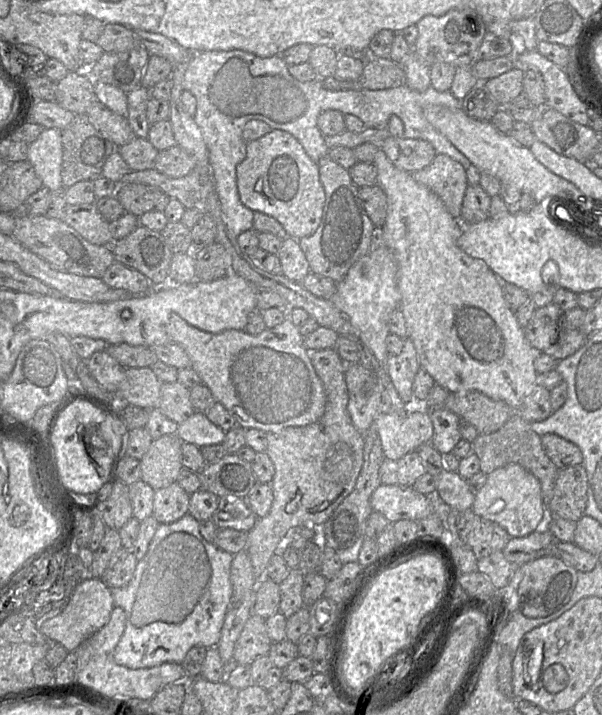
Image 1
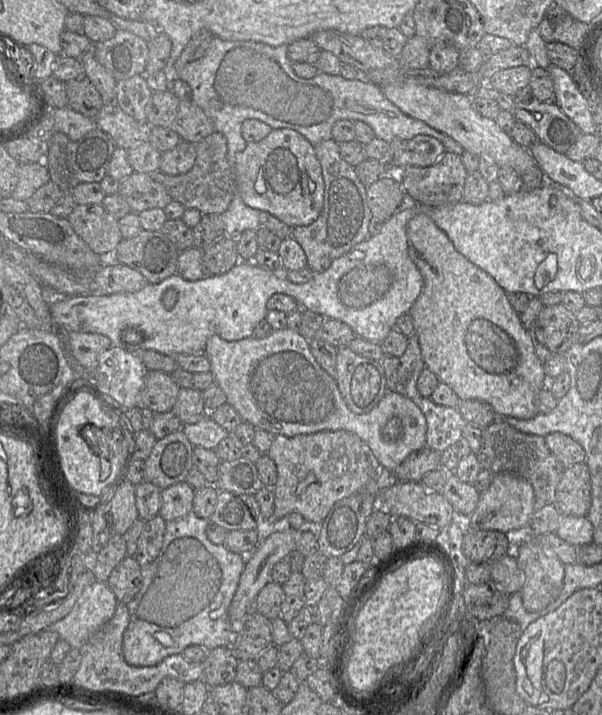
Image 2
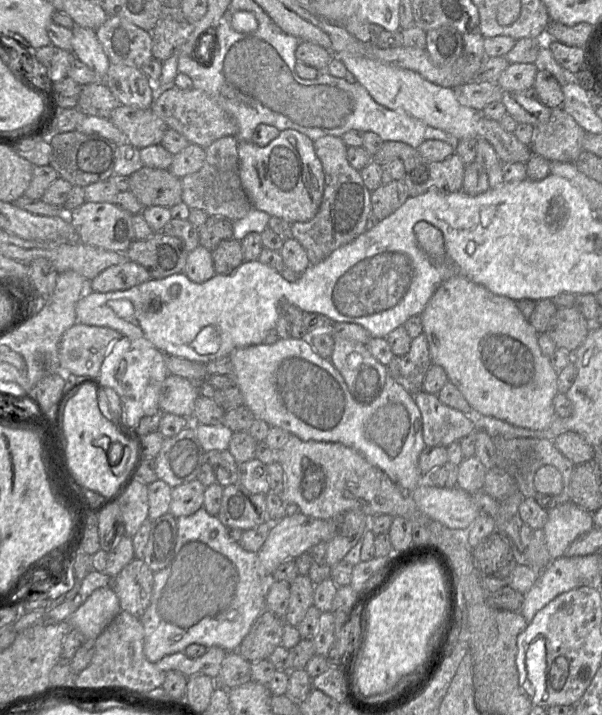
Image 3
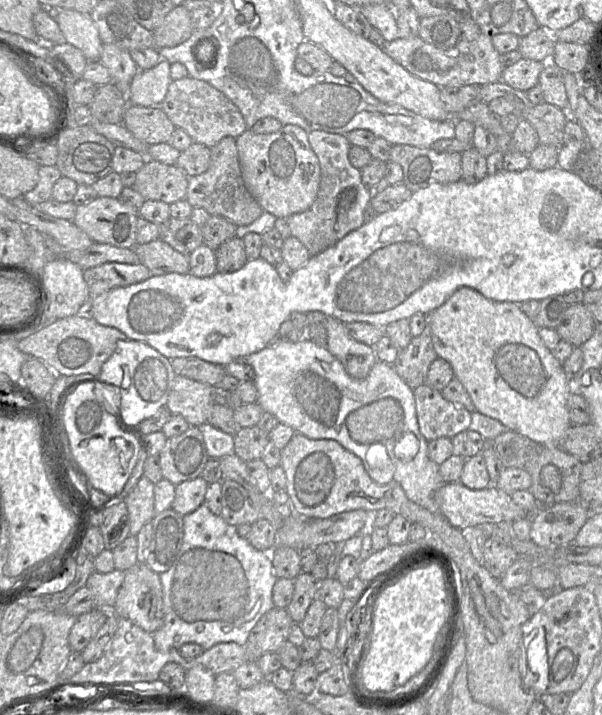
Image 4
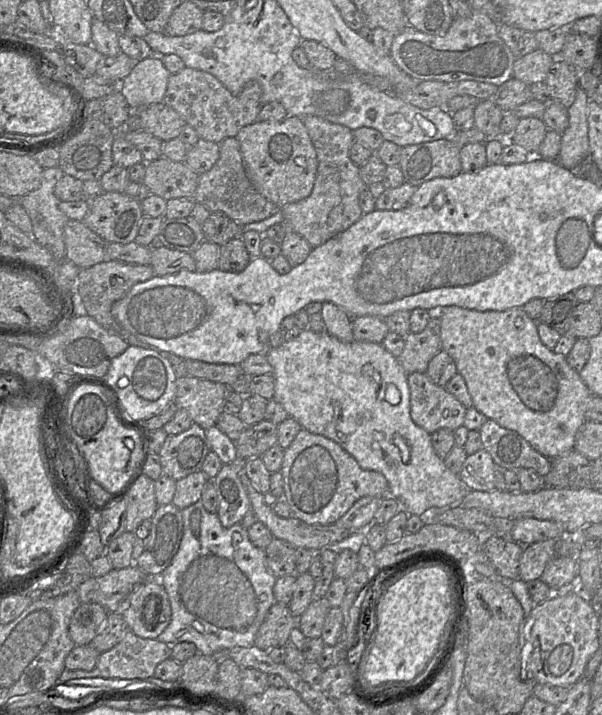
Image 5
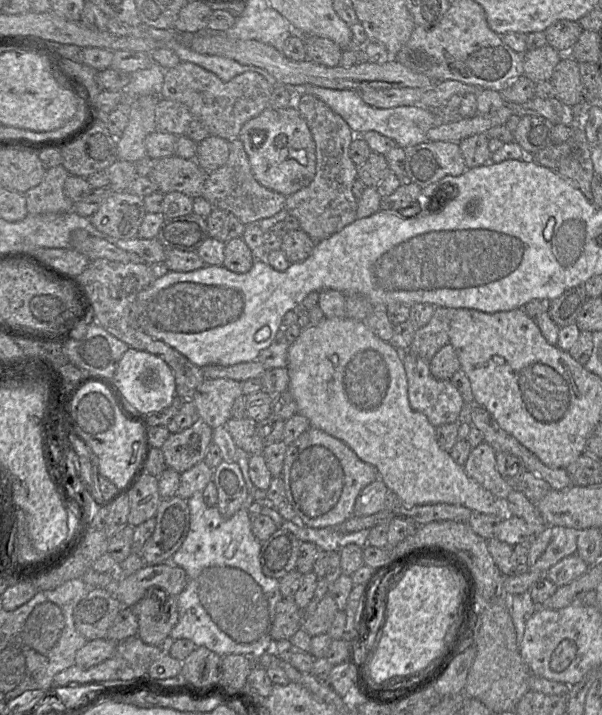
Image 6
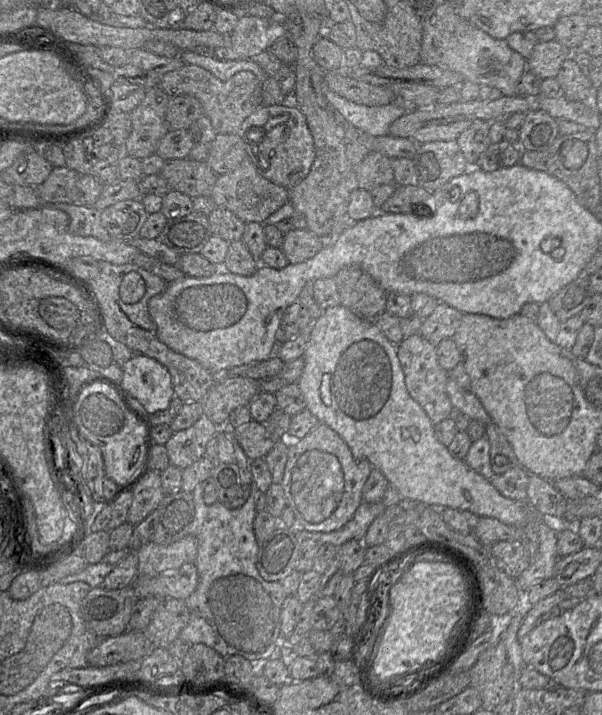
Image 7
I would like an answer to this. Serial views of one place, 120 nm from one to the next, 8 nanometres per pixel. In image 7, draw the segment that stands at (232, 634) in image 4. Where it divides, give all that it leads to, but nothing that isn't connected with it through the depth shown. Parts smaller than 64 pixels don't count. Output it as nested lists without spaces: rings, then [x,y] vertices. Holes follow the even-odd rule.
[[[201,482],[193,490],[194,519],[188,528],[188,535],[197,540],[195,566],[198,571],[198,584],[195,591],[185,600],[189,610],[189,620],[179,638],[192,644],[205,644],[216,650],[222,657],[240,655],[260,665],[273,657],[281,642],[281,609],[286,594],[281,582],[264,580],[257,569],[259,543],[254,533],[256,500],[259,492],[253,482],[252,494],[245,504],[231,510],[217,501],[212,505],[204,502],[204,489]]]

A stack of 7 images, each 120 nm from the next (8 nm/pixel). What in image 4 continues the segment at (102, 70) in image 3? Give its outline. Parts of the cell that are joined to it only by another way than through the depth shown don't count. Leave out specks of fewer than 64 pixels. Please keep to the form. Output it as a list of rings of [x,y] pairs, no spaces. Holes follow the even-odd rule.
[[[59,9],[56,22],[65,42],[81,50],[88,61],[100,59],[103,42],[90,13]]]

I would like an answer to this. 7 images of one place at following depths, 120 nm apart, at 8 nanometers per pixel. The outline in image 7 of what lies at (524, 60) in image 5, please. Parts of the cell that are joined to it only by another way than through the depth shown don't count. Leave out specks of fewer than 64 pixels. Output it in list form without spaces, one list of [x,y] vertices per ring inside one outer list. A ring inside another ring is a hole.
[[[556,39],[538,42],[527,59],[527,70],[541,79],[556,77],[569,55],[570,51]]]

